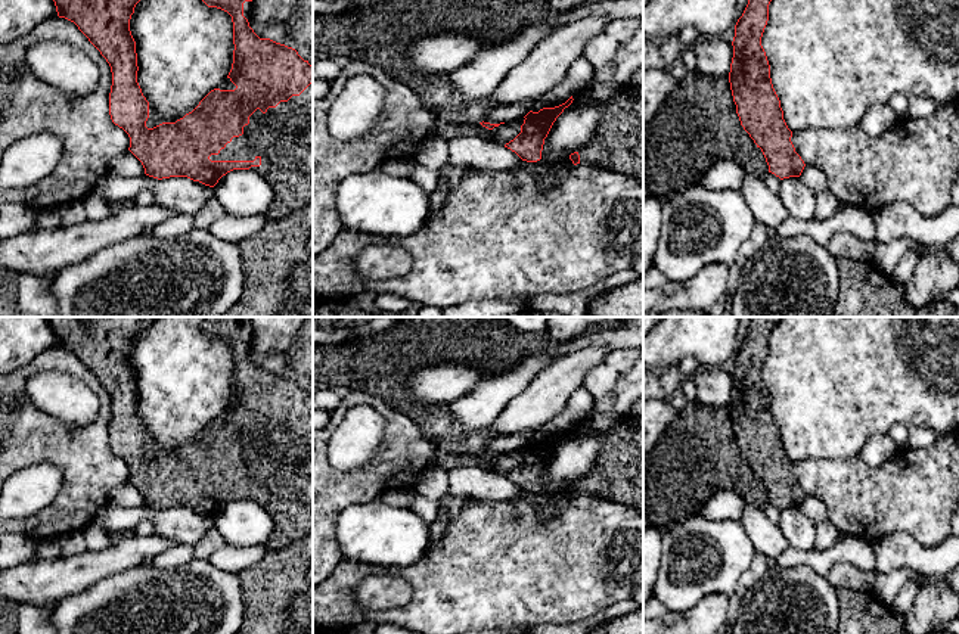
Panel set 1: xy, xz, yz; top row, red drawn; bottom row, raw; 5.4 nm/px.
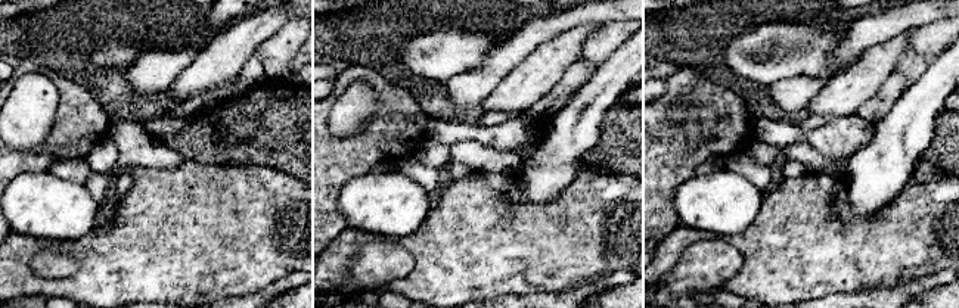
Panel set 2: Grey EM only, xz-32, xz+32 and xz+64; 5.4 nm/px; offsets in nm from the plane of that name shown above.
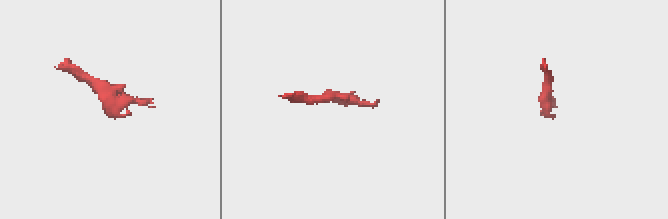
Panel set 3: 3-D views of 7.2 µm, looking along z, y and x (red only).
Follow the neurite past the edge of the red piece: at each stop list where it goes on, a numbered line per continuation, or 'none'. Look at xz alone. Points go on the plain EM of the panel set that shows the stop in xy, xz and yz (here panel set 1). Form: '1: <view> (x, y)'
1: xz (617, 475)

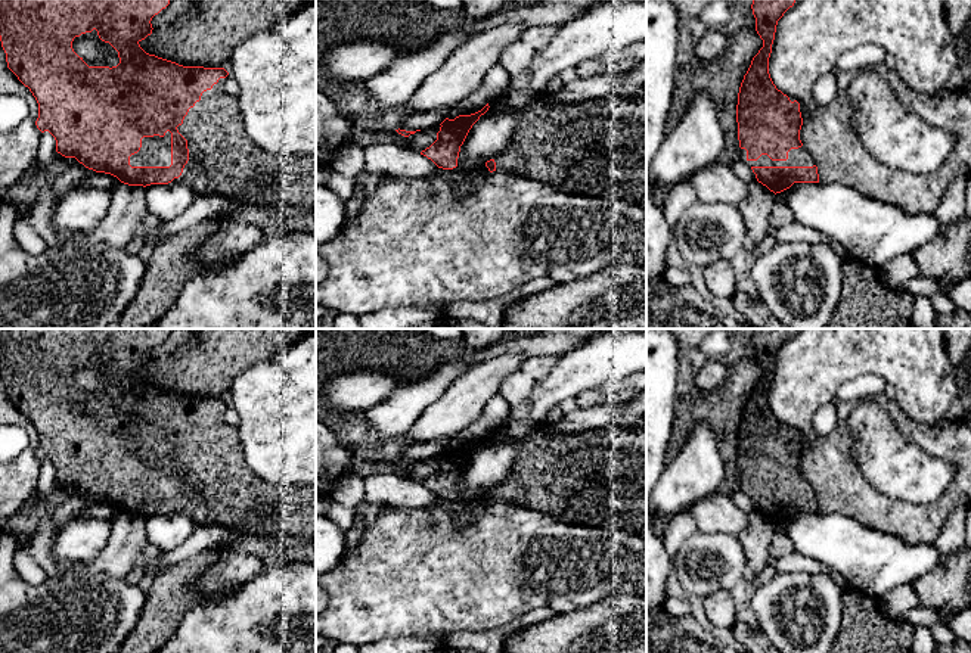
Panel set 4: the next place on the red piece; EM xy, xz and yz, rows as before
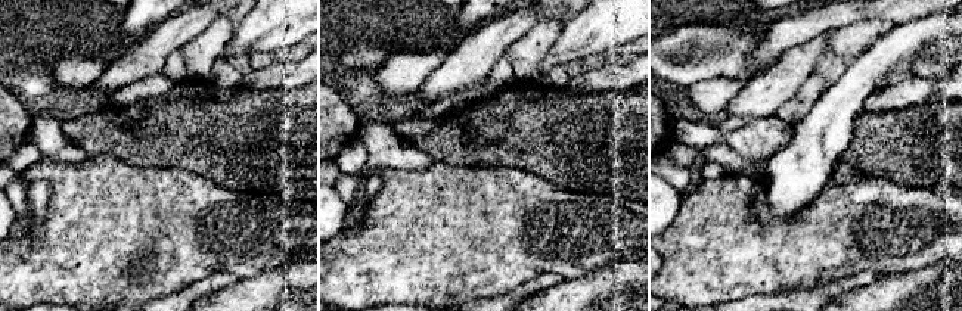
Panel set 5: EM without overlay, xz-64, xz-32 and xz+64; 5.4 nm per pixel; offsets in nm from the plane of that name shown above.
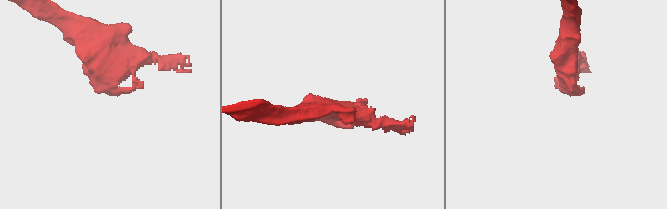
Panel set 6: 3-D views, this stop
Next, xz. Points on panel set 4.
1: xz (598, 478)

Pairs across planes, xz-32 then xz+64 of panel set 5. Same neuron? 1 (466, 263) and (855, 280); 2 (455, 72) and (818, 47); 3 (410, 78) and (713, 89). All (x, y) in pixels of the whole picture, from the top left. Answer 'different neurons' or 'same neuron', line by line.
1: different neurons
2: same neuron
3: same neuron

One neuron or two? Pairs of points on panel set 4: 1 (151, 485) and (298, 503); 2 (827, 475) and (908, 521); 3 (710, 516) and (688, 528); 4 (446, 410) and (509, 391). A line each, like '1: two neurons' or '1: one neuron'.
1: one neuron
2: one neuron
3: two neurons
4: two neurons

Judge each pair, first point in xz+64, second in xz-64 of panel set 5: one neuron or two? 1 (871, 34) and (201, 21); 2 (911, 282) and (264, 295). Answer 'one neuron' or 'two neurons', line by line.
1: two neurons
2: one neuron

